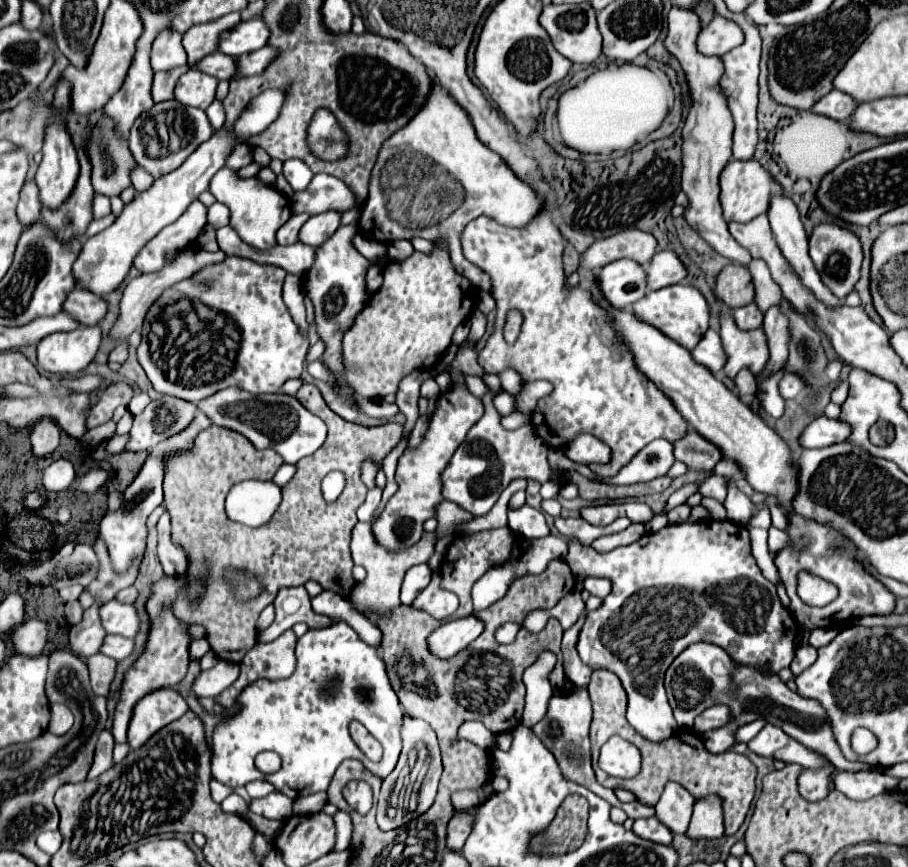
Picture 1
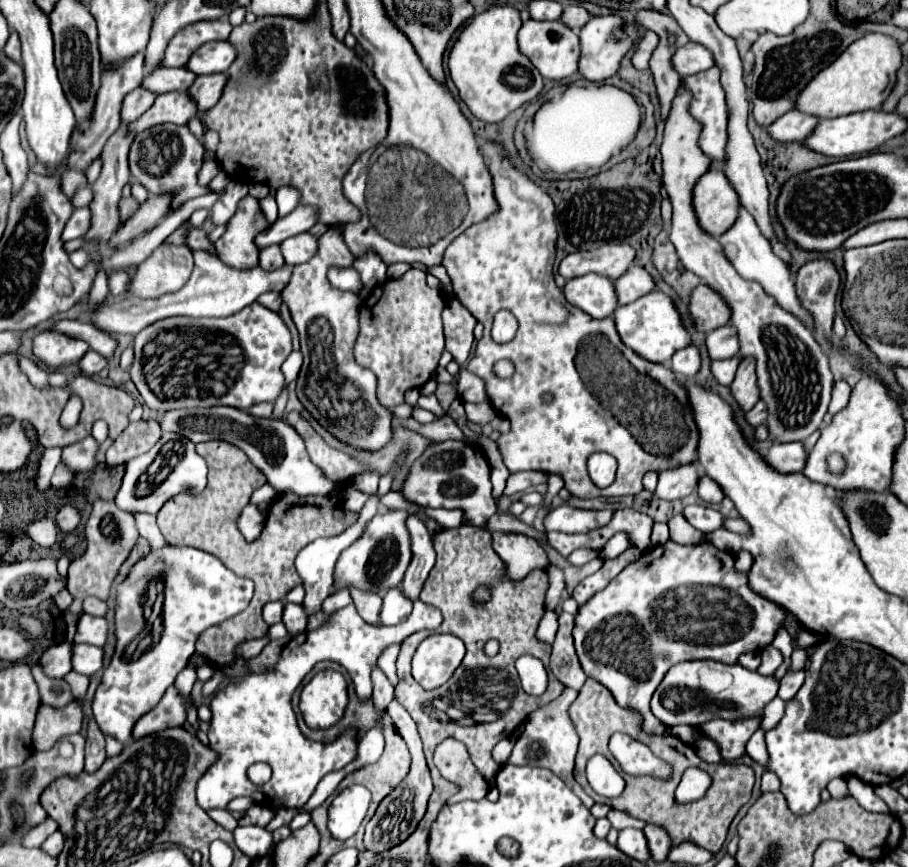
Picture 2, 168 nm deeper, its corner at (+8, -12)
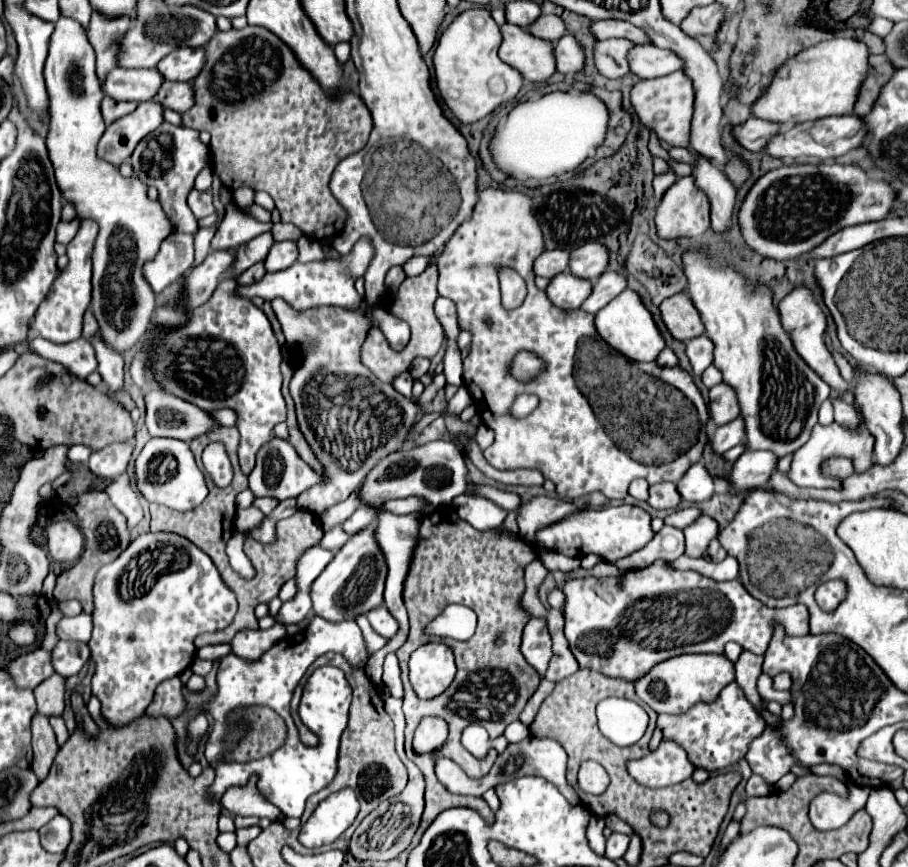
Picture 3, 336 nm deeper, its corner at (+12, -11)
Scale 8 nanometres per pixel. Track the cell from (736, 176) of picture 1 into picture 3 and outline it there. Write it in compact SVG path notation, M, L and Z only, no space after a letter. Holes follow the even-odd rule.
M682 177L678 179L662 197L656 209L656 229L658 235L664 239L676 239L676 237L698 237L710 229L710 201L706 193L696 185L694 177Z

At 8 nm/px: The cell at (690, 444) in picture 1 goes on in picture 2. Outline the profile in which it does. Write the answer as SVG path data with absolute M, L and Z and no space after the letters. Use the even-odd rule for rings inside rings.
M696 464L680 466L674 470L662 472L658 476L658 486L656 486L654 494L658 498L670 500L670 502L680 500L696 490L696 482L698 482L698 466Z

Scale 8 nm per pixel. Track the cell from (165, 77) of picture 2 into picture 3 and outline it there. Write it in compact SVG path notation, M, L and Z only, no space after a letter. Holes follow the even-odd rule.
M116 67L108 73L102 89L116 101L150 101L160 91L164 77L156 69L124 69Z

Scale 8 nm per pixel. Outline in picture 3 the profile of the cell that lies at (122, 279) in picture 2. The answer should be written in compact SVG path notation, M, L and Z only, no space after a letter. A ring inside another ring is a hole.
M60 17L56 21L56 29L50 37L50 53L44 67L44 79L50 95L50 131L46 137L46 147L56 171L56 183L64 193L64 199L76 205L76 213L80 221L94 219L100 225L100 233L92 255L94 261L92 311L100 325L100 335L104 337L104 341L112 349L124 353L126 349L134 347L150 327L156 301L150 285L142 277L142 265L144 261L154 259L160 243L172 233L172 225L164 215L160 203L148 199L146 185L140 179L136 177L124 179L118 167L96 157L96 145L104 133L104 121L100 117L100 101L104 99L104 93L100 93L100 81L94 69L94 49L88 41L86 29L78 21L72 21L68 17Z

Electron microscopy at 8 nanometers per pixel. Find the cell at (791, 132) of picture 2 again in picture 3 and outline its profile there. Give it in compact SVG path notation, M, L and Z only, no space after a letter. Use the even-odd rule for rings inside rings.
M750 117L746 123L734 127L734 137L748 151L764 151L764 145L768 145L768 137L772 137L772 133L780 133L780 125L772 125L772 121L758 117Z

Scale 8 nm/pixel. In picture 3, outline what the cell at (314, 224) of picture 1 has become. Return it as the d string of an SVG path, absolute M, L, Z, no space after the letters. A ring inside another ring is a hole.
M280 241L274 243L268 257L266 257L266 269L268 271L282 271L294 265L298 259L298 247L294 241Z

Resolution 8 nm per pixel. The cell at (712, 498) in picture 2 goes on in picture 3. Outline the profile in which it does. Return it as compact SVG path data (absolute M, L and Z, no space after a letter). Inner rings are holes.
M696 463L678 481L678 493L682 495L682 499L692 501L692 503L706 501L714 495L714 479L702 463Z

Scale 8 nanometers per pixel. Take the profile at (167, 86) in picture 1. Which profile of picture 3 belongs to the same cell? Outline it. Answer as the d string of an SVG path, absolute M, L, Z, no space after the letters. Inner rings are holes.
M104 97L102 101L102 117L104 123L110 125L112 121L132 113L138 107L138 103L130 103L130 101L112 101L112 97Z

